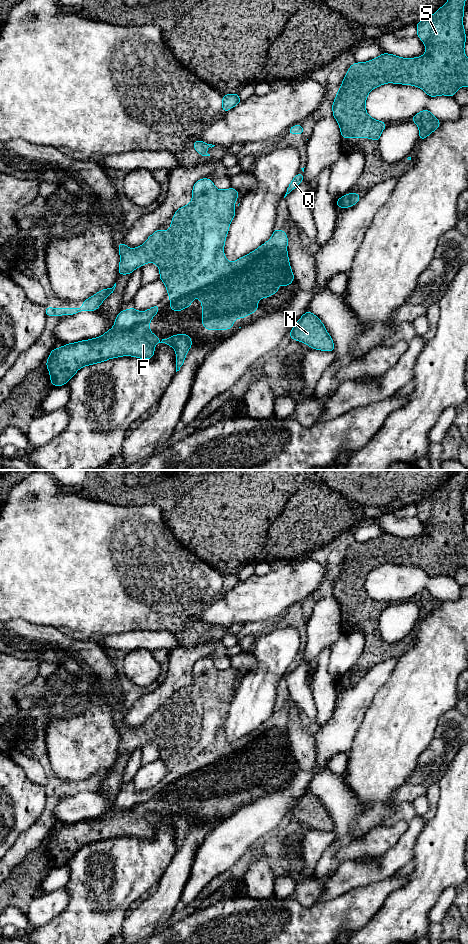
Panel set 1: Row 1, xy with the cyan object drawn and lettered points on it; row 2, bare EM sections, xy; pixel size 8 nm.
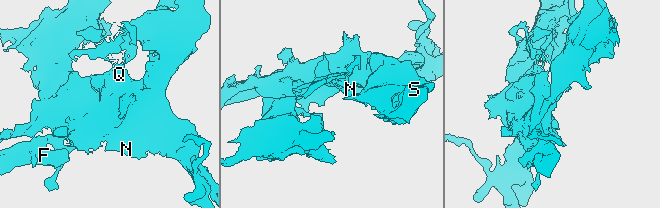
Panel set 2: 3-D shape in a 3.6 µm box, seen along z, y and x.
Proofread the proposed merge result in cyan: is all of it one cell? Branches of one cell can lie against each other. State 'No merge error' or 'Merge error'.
No merge error

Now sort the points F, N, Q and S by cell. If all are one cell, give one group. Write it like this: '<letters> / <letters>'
F N Q S

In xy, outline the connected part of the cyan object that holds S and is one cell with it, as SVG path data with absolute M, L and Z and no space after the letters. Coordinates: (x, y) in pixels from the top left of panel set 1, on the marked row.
M448 0L431 17L416 24L417 37L426 46L426 53L421 57L400 58L383 53L376 59L363 63L355 62L350 66L332 104L333 117L339 123L341 138L372 138L379 142L380 134L387 125L367 114L365 101L372 89L385 83L417 86L430 98L439 95L454 97L461 86L468 88L468 58L464 53L464 3L465 0Z

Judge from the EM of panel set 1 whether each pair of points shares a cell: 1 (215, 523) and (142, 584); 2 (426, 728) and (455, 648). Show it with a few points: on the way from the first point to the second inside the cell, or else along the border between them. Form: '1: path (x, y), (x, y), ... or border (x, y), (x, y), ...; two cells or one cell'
1: border (169, 530), (187, 548), (204, 561); two cells
2: path (426, 708), (426, 677), (435, 668); one cell

